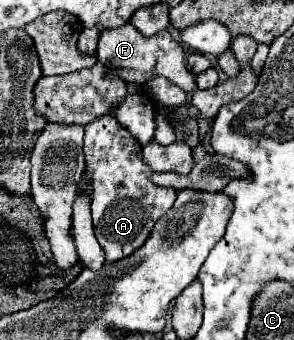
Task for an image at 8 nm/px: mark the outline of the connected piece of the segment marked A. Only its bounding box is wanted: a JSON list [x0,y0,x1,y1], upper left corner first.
[83,116,175,262]

